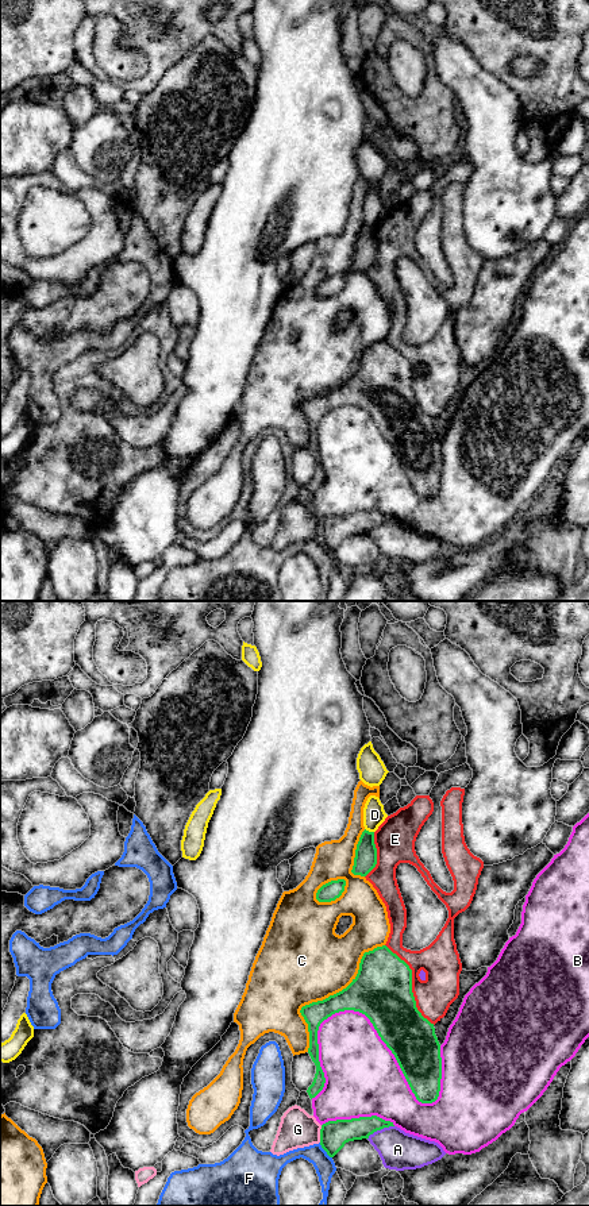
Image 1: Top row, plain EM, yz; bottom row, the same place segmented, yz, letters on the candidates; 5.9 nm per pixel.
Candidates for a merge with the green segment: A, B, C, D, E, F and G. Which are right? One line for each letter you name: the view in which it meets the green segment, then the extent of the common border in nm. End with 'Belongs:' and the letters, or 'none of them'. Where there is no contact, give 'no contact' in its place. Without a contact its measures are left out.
Belongs: none of them

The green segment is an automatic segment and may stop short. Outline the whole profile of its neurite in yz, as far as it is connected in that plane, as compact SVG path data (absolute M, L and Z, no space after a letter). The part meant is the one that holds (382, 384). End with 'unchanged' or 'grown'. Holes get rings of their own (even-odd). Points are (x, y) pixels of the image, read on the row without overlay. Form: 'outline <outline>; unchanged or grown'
outline M386 340L365 347L357 371L342 386L301 402L300 408L308 419L308 448L316 461L316 469L307 488L315 493L324 482L326 473L319 456L317 425L320 419L335 408L354 405L365 409L381 435L394 450L412 488L421 498L438 494L442 474L440 439L434 419L421 411L412 388L412 365Z; unchanged

